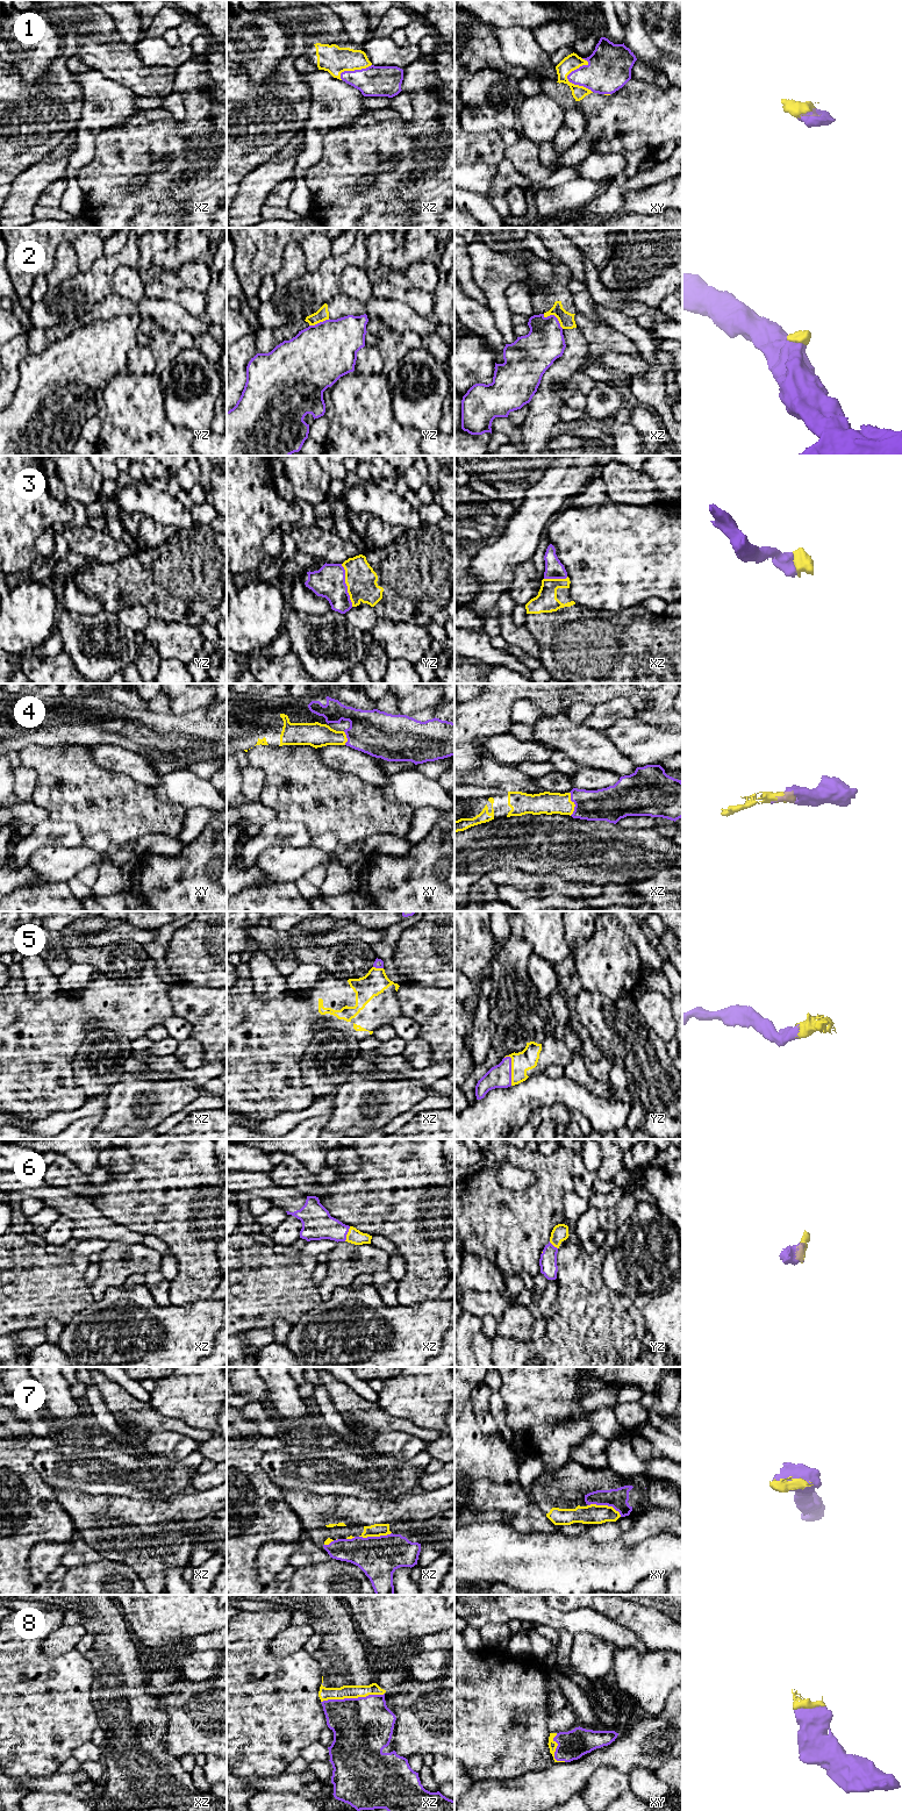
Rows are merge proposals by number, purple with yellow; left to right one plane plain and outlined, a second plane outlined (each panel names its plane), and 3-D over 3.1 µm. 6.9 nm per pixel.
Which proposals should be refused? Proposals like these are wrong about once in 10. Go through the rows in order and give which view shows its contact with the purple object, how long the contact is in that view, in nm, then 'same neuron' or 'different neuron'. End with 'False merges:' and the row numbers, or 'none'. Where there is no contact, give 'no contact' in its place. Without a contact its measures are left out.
1: contact in xy; length 260 nm; same neuron
2: contact in xz; length 170 nm; different neuron
3: contact in yz; length 300 nm; same neuron
4: contact in xz; length 170 nm; same neuron
5: contact in yz; length 220 nm; same neuron
6: contact in xz; length 110 nm; same neuron
7: contact in xy; length 240 nm; same neuron
8: contact in xz; length 440 nm; same neuron
False merges: 2

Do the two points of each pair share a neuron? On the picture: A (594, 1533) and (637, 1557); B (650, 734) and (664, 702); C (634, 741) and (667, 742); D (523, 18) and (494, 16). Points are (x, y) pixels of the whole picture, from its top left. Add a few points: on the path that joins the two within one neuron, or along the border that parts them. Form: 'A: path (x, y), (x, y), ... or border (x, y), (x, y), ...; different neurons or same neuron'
A: border (585, 1533), (599, 1543), (617, 1540); different neurons
B: border (636, 716), (644, 722), (670, 729); different neurons
C: path (642, 743), (659, 743); same neuron
D: path (516, 16), (501, 16); same neuron

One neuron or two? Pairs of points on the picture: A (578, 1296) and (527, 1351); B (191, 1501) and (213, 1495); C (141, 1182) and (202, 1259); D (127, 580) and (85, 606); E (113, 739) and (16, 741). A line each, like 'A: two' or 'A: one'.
A: one
B: one
C: one
D: two
E: one

